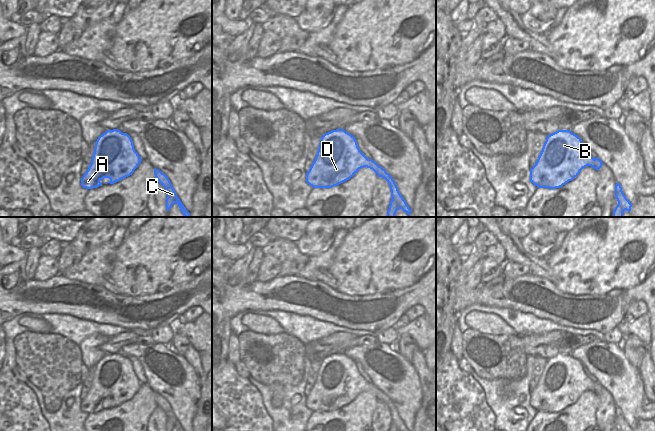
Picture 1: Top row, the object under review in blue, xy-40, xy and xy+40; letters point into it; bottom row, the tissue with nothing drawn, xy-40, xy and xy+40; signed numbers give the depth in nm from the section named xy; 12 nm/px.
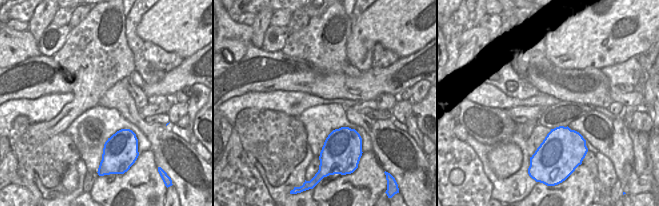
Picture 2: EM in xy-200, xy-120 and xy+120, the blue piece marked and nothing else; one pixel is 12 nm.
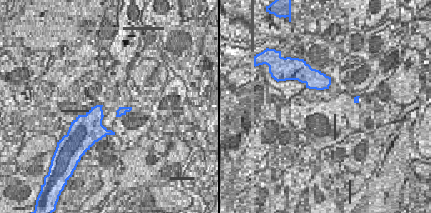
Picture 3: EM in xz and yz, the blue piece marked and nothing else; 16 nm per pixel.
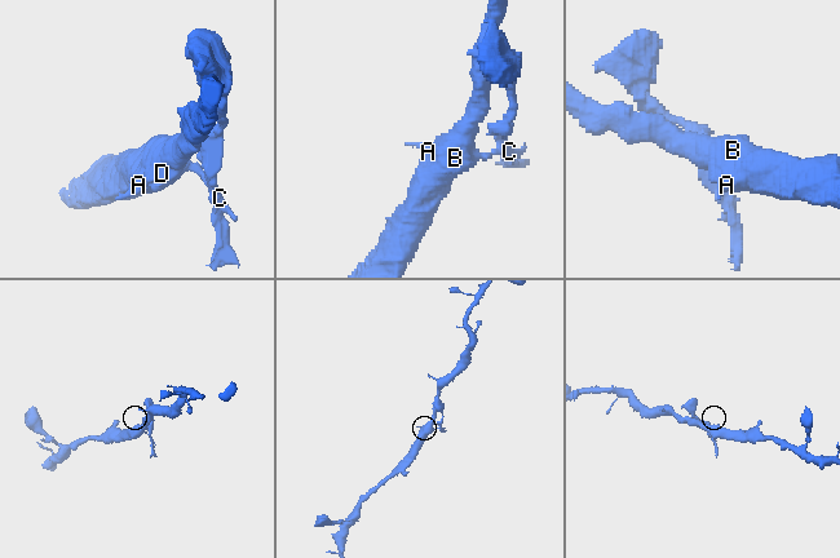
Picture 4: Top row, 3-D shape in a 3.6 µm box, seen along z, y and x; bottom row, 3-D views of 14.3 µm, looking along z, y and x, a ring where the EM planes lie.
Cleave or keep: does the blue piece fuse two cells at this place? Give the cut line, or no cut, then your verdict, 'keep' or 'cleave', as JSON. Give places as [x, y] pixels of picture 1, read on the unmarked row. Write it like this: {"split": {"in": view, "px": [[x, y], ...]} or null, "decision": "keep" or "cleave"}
{"split": {"in": "xy", "px": [[369, 383], [365, 390]]}, "decision": "cleave"}

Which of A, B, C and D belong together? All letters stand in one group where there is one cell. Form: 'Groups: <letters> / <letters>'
Groups: A B D / C

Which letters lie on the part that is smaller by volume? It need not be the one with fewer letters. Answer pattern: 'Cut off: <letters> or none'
Cut off: C

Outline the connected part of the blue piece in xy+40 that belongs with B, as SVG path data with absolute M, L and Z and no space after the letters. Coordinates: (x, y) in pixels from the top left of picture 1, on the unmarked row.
M558 354L546 361L537 385L530 393L530 406L538 412L560 412L594 384L584 373L580 361L570 354Z

